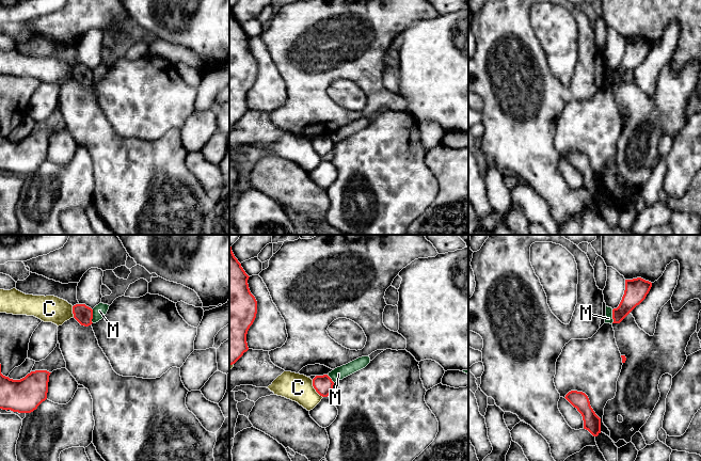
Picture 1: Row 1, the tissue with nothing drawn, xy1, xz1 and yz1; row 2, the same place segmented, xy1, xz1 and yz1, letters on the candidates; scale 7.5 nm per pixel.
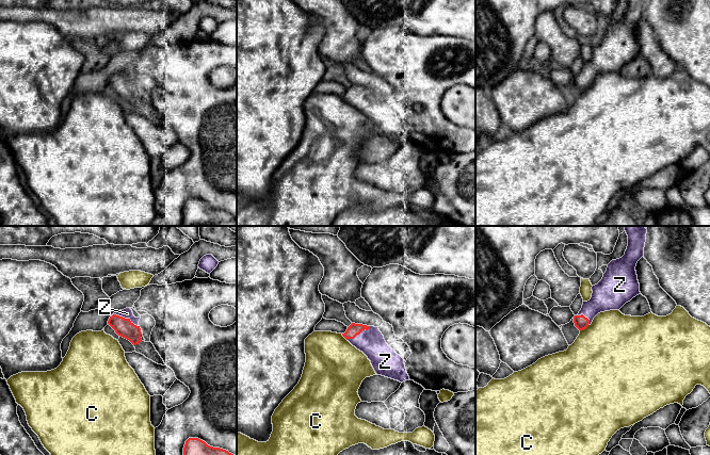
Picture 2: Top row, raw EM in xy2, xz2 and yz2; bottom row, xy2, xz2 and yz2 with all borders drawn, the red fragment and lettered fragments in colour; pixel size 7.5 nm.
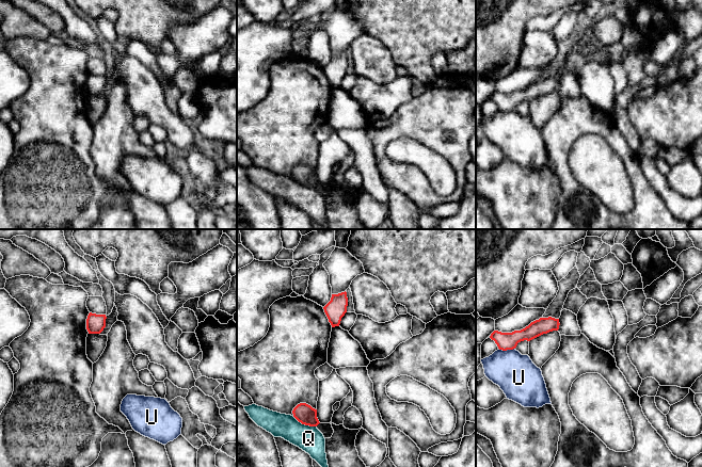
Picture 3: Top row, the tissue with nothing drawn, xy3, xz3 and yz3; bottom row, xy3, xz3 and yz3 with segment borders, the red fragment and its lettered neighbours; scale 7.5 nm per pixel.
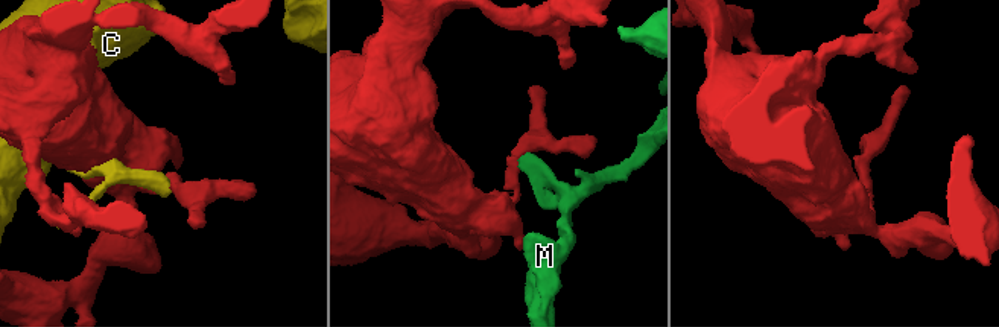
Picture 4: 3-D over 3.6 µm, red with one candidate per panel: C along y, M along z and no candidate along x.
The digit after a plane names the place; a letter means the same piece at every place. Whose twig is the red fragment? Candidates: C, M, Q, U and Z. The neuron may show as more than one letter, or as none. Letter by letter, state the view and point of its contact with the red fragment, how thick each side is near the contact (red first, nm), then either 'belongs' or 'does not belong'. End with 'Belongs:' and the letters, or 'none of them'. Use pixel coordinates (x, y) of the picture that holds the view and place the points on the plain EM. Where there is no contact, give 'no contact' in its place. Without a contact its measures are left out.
C: contact xz1 (314, 148); calibres 140 and 220 nm; does not belong
M: contact xy1 (92, 77); calibres 140 and 100 nm; does not belong
Q: contact xz3 (304, 184); calibres 150 and 190 nm; does not belong
U: contact yz3 (507, 110); calibres 130 and 320 nm; does not belong
Z: contact xy2 (124, 79); calibres 140 and 80 nm; belongs
Belongs: Z

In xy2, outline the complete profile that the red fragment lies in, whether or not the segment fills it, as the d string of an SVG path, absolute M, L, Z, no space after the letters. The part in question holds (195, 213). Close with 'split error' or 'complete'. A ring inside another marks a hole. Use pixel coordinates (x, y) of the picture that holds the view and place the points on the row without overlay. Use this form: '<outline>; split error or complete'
M189 199L183 209L181 226L237 226L237 216L210 208L198 199Z; complete

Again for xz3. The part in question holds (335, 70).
M347 53L332 55L331 62L323 68L332 88L339 87L341 79L347 74Z; complete

